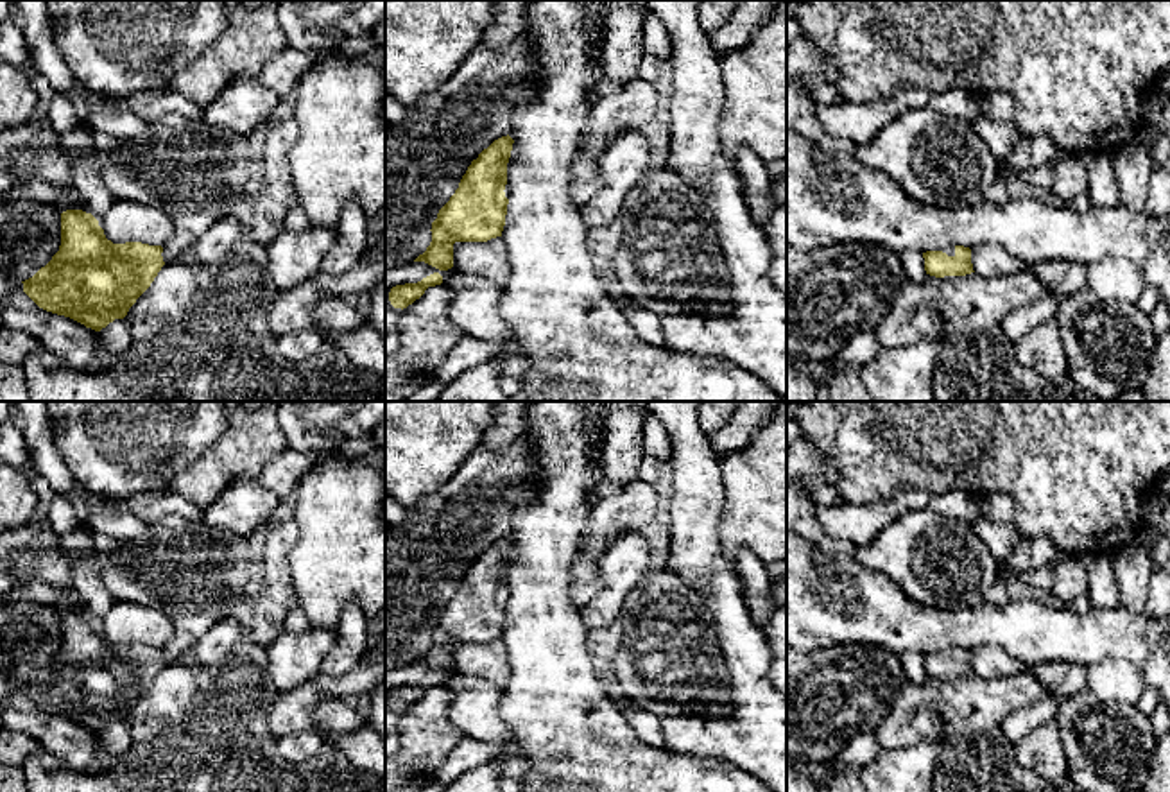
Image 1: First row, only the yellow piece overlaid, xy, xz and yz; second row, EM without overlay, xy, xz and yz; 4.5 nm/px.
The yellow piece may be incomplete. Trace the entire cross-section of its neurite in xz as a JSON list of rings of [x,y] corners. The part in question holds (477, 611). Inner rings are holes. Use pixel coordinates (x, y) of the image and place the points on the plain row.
[[[495,541],[471,563],[459,590],[432,624],[432,643],[414,663],[439,672],[453,668],[455,643],[487,643],[502,638],[509,600],[505,598],[507,564],[514,541]]]

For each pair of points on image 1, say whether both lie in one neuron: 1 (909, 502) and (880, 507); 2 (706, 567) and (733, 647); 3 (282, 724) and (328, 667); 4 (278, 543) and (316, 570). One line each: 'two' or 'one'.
1: one
2: one
3: two
4: two

